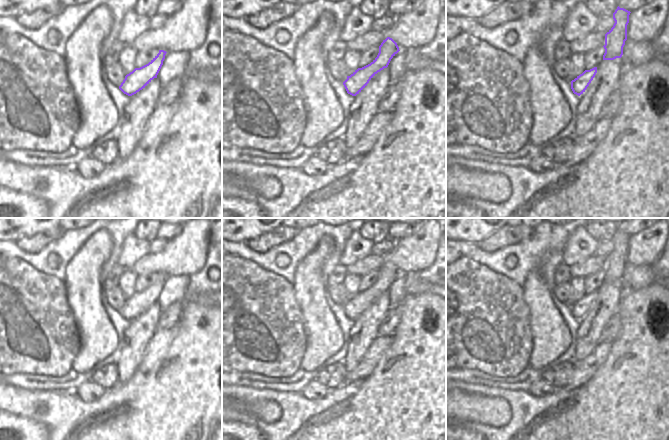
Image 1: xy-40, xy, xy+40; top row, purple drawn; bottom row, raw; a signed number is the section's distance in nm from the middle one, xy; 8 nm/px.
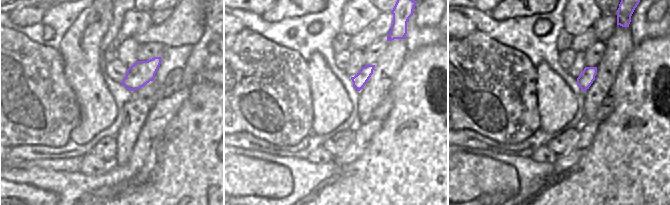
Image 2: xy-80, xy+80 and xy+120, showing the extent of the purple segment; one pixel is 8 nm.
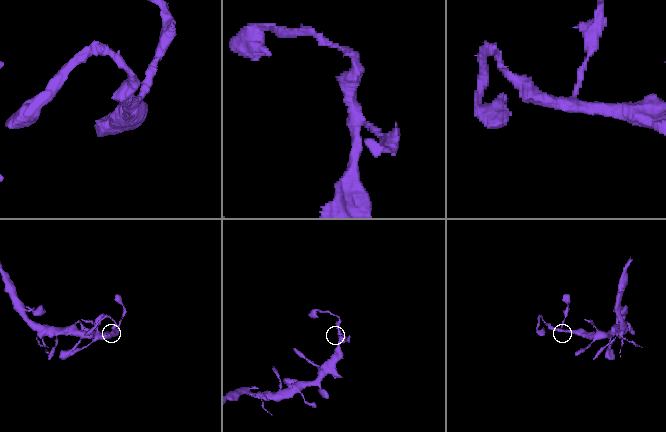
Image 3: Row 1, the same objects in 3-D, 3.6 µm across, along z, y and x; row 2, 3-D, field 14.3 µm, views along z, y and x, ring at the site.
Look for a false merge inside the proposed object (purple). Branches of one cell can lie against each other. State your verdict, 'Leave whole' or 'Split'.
Leave whole.

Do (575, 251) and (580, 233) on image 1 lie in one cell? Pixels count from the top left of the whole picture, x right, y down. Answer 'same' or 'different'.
same

